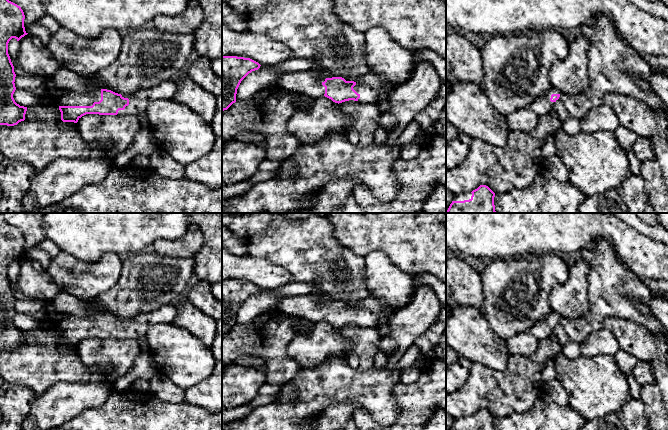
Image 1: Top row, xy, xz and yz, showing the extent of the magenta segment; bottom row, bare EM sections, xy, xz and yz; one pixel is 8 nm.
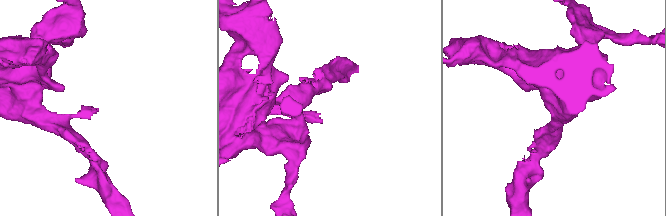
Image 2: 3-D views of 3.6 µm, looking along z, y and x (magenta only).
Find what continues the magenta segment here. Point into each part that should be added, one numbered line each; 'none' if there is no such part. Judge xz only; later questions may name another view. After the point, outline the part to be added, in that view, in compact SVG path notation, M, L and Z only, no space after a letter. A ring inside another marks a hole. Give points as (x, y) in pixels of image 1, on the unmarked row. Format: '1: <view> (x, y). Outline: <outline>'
1: xz (369, 310). Outline: M369 296L357 303L345 303L354 305L353 313L360 319L358 325L364 328L377 328L381 321L383 303L380 299Z

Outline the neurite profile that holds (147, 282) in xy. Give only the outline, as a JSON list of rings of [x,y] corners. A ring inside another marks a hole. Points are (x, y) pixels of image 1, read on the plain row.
[[[137,253],[122,259],[122,272],[115,286],[100,294],[97,300],[104,308],[102,313],[121,319],[134,318],[167,304],[175,304],[182,298],[189,278],[194,272],[195,259],[174,258],[153,253]]]

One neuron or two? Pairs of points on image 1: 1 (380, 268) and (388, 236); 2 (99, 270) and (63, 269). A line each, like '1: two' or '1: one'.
1: two
2: one

